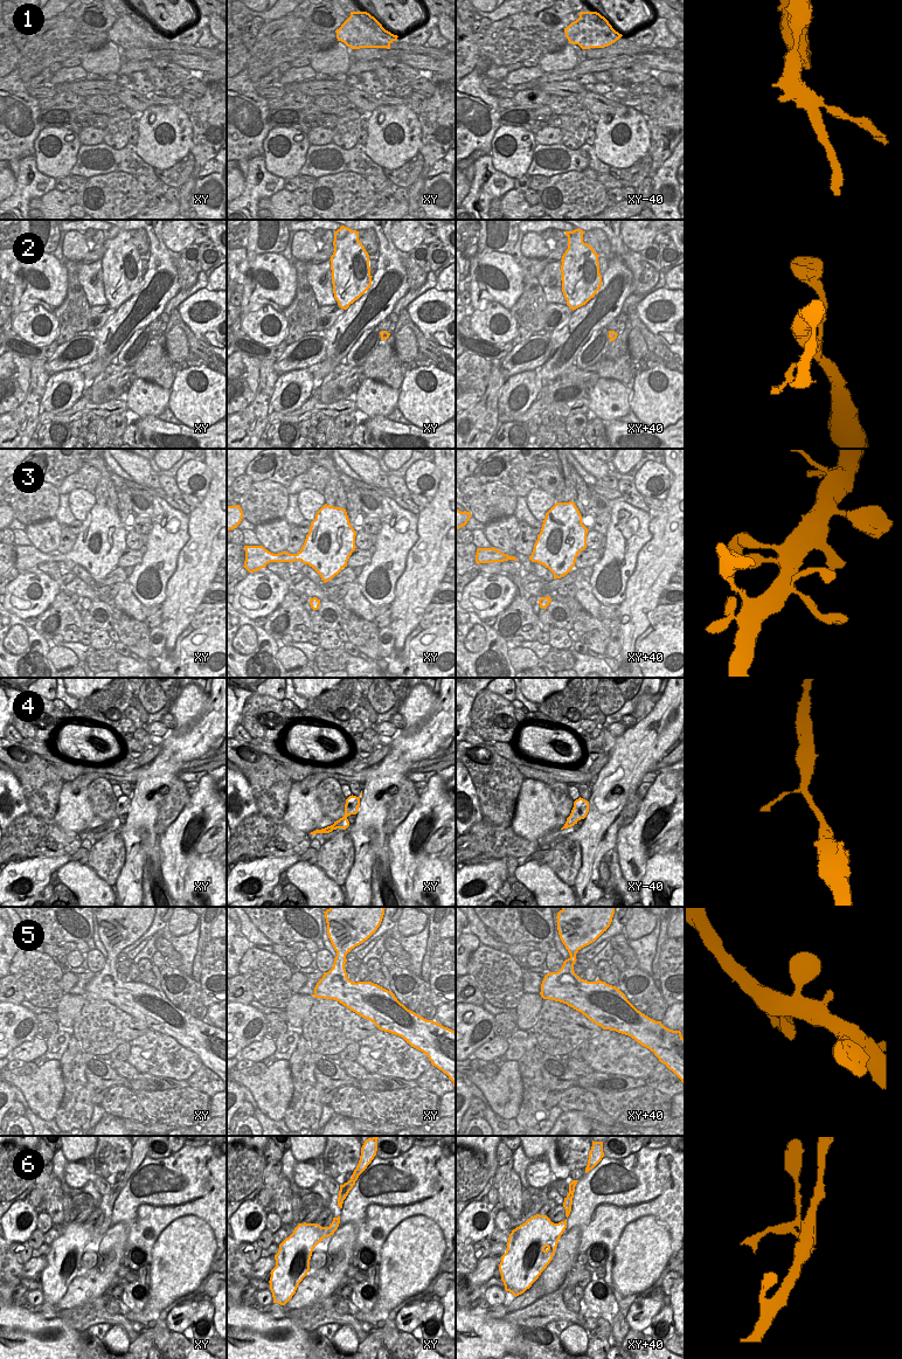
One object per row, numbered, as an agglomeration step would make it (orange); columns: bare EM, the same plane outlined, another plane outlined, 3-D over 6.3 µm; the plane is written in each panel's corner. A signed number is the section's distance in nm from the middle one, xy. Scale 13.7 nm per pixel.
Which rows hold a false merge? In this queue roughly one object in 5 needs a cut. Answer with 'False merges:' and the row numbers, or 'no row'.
False merges: no row.

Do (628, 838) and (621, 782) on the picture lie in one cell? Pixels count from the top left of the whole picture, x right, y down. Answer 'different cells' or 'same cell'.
different cells

